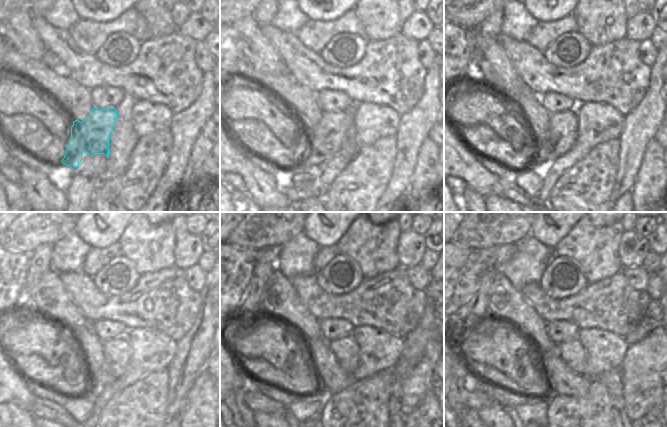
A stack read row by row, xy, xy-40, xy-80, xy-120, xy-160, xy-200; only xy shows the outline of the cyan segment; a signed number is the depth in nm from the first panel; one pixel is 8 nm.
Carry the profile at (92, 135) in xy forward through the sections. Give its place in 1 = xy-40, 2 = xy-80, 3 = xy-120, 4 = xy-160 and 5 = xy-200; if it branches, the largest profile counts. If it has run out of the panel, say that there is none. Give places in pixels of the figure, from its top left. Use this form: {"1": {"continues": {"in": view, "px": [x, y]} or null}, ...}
{"1": {"continues": {"in": "xy-40", "px": [326, 139]}}, "2": {"continues": {"in": "xy-80", "px": [562, 133]}}, "3": {"continues": {"in": "xy-120", "px": [117, 351]}}, "4": {"continues": {"in": "xy-160", "px": [346, 350]}}, "5": {"continues": {"in": "xy-200", "px": [571, 352]}}}

